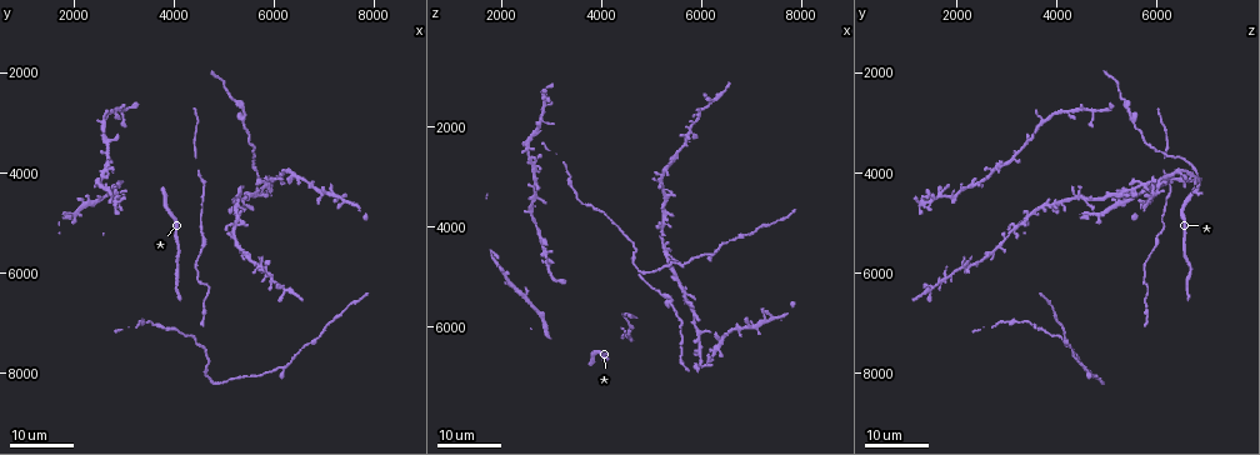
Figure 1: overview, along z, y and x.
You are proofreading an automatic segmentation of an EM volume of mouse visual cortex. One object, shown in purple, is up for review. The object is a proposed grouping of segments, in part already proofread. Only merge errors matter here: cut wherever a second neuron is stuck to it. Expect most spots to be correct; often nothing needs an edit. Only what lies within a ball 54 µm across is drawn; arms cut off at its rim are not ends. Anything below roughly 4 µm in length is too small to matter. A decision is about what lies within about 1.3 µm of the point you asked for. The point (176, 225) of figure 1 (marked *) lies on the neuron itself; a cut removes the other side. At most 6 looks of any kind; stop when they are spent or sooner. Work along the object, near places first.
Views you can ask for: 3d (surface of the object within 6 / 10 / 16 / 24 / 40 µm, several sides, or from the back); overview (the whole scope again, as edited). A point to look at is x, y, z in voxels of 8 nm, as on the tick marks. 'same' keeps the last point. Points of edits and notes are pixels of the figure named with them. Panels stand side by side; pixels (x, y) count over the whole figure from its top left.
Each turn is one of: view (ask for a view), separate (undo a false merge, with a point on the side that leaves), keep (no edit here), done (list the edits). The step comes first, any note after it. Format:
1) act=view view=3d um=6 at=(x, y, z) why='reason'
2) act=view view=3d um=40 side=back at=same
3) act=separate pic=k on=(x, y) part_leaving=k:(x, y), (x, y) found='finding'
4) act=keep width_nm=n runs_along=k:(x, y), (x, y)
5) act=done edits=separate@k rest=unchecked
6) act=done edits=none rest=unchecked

act=view view=3d um=16 at=(5200, 5350, 2900) why='side arm on a straight run'

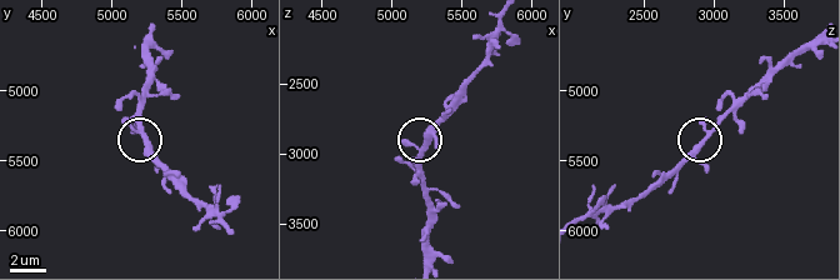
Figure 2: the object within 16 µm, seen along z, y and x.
act=view view=3d um=10 at=(5240, 5360, 2940)

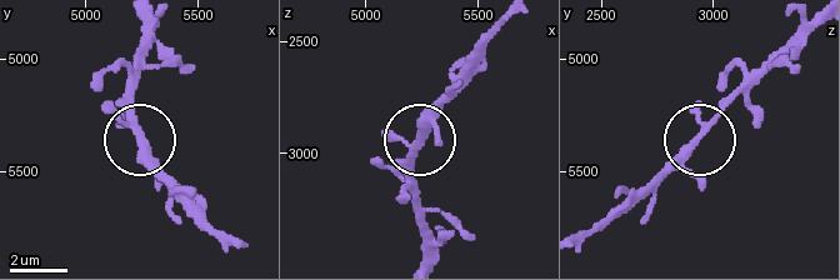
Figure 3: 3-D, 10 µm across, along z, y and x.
act=view view=3d um=10 side=back at=(5250, 5340, 2930)

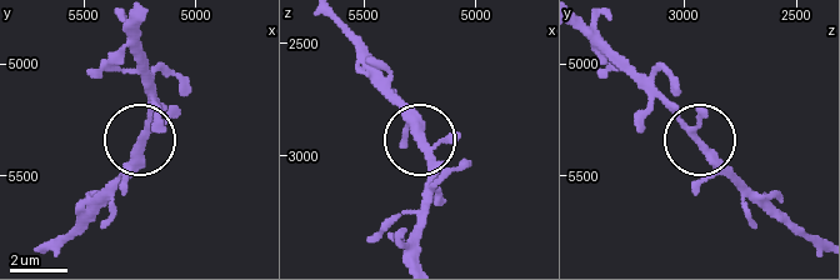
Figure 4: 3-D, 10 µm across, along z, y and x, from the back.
act=keep runs_along=4:(139, 23), (146, 125), (136, 161), (113, 188) found='all the same neuron'

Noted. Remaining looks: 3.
act=view view=3d um=24 at=(5950, 6200, 1700) why='side arm on a straight run'

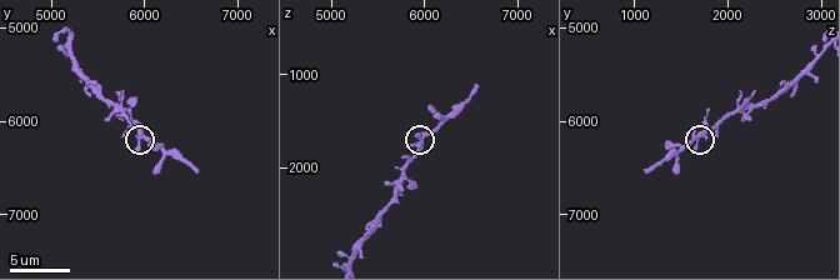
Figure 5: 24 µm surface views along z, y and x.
act=view view=3d um=10 at=(6050, 6200, 1650)

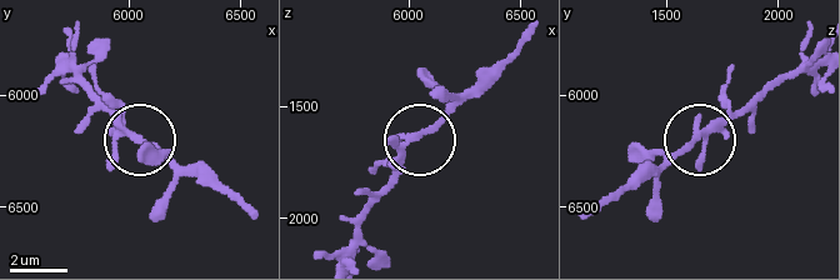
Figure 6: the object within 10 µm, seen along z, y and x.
act=keep runs_along=6:(54, 61), (180, 174) found='continuous, no second neuron'

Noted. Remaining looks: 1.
act=done edits=none rest=unchecked

